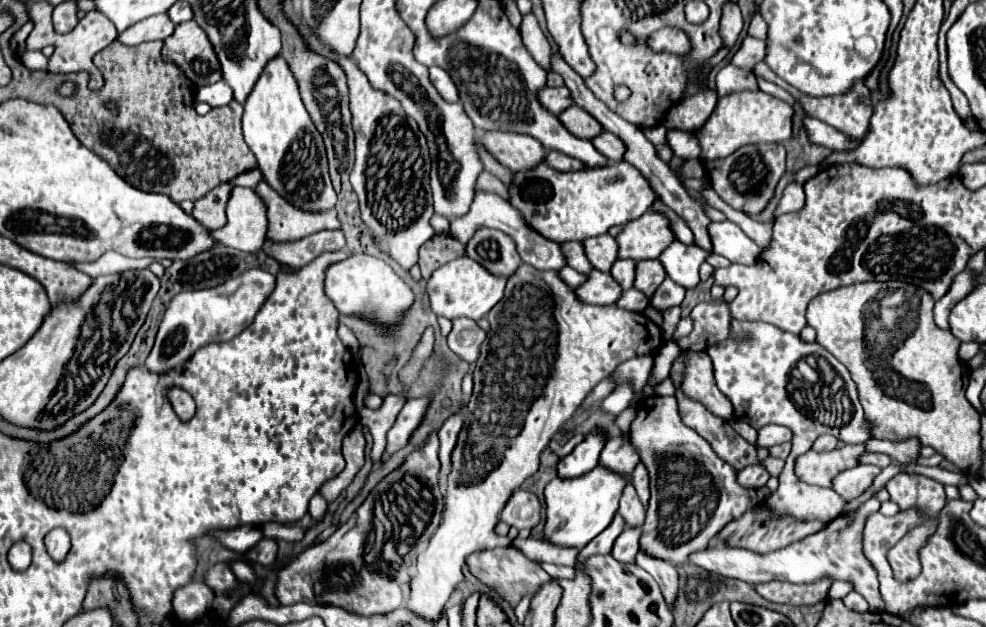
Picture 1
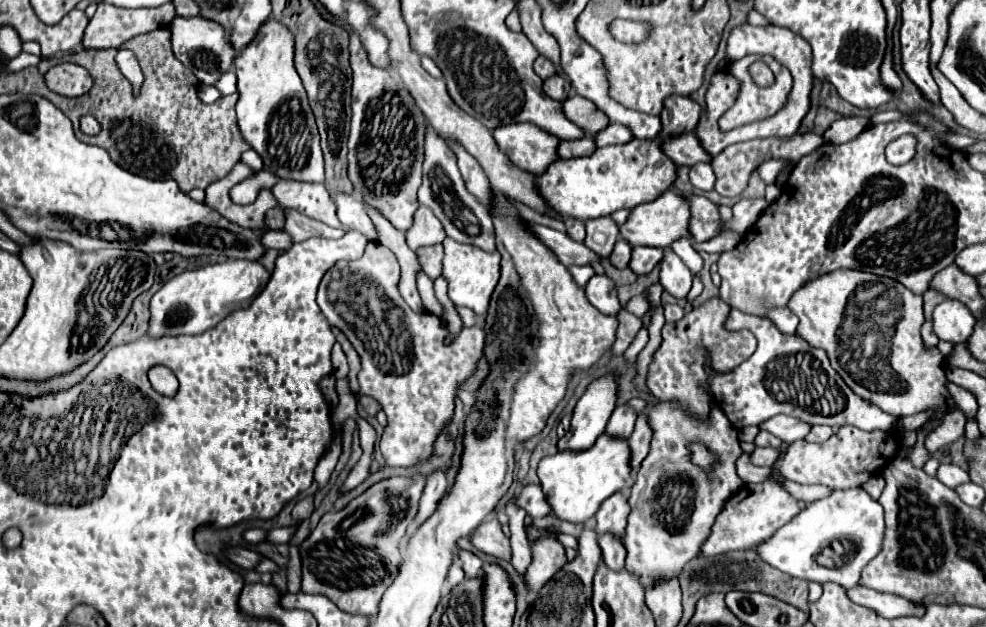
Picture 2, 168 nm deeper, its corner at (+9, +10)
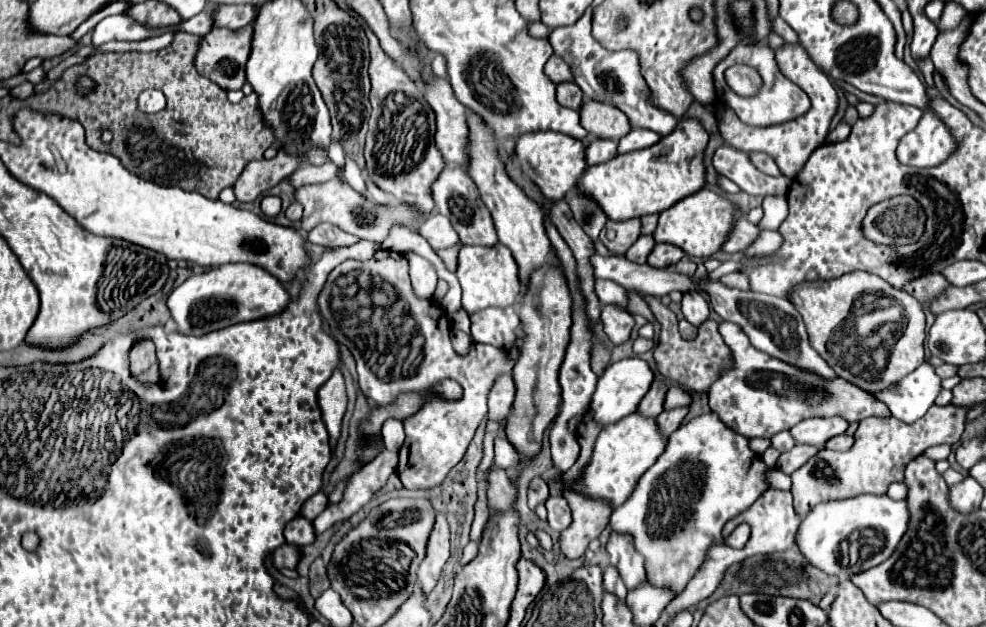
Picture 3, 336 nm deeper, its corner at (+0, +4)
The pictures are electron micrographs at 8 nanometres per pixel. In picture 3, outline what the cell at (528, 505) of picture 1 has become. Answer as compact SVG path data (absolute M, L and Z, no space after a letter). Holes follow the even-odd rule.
M549 497L547 499L547 511L549 511L549 525L553 531L565 531L571 525L571 509L563 497Z

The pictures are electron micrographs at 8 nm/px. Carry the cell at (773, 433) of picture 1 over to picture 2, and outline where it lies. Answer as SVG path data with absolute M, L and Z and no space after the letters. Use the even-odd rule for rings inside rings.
M776 415L776 417L770 417L768 421L762 421L760 429L780 437L782 441L794 443L794 441L806 437L810 425L800 421L800 419L796 419L796 417L790 417L790 415Z

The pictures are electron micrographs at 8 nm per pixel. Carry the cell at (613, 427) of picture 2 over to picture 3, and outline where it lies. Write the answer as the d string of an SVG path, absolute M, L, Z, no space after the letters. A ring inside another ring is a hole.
M657 379L653 381L649 393L643 397L643 401L639 403L637 411L645 417L657 417L663 411L663 403L665 403L665 395L667 395L667 385Z

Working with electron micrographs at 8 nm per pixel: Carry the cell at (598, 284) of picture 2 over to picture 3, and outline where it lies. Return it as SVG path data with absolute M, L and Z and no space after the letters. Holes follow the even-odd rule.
M603 307L601 321L603 321L603 331L607 333L613 345L625 343L635 327L633 317L627 311L617 311L617 307Z

